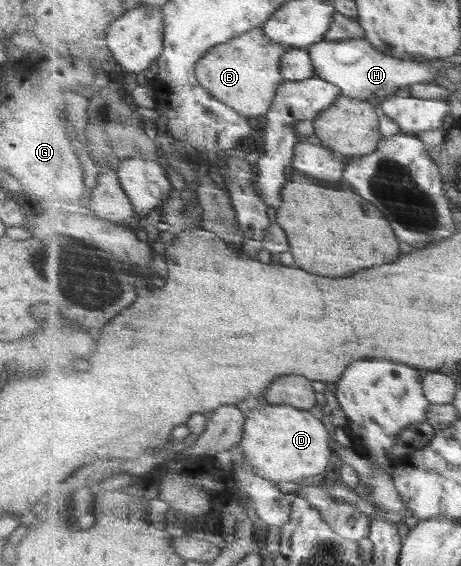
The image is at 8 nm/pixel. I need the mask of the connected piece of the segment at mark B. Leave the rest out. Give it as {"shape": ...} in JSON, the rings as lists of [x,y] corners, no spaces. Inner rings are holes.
{"shape":[[[258,27],[214,47],[197,64],[198,80],[210,89],[217,100],[232,106],[242,115],[255,120],[262,115],[269,115],[277,100],[277,95],[285,78],[282,74],[282,58],[293,47],[278,43],[266,35],[264,27]]]}

